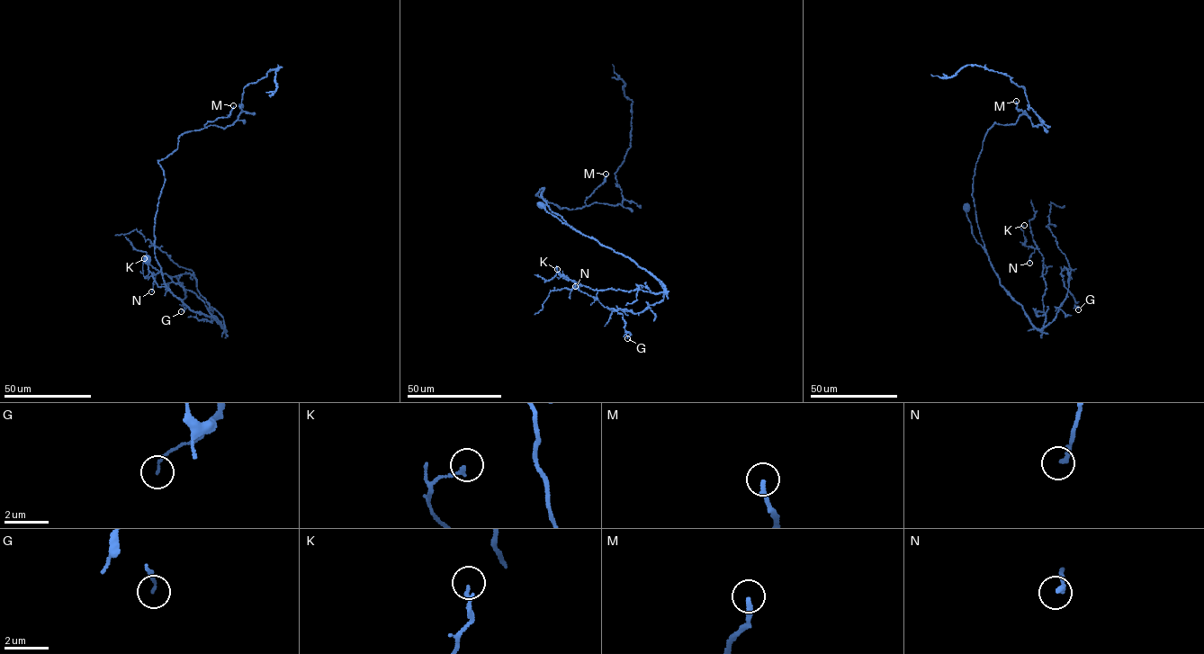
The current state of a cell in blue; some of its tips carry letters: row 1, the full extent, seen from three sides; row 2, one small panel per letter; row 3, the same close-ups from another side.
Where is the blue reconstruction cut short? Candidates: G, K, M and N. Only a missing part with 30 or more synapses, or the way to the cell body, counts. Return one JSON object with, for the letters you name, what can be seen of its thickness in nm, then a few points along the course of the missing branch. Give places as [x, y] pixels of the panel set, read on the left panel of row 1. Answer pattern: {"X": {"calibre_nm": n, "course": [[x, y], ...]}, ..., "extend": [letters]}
{"M": {"calibre_nm": 200, "course": [[233, 105], [232, 91], [245, 81]]}, "extend": ["M"]}

